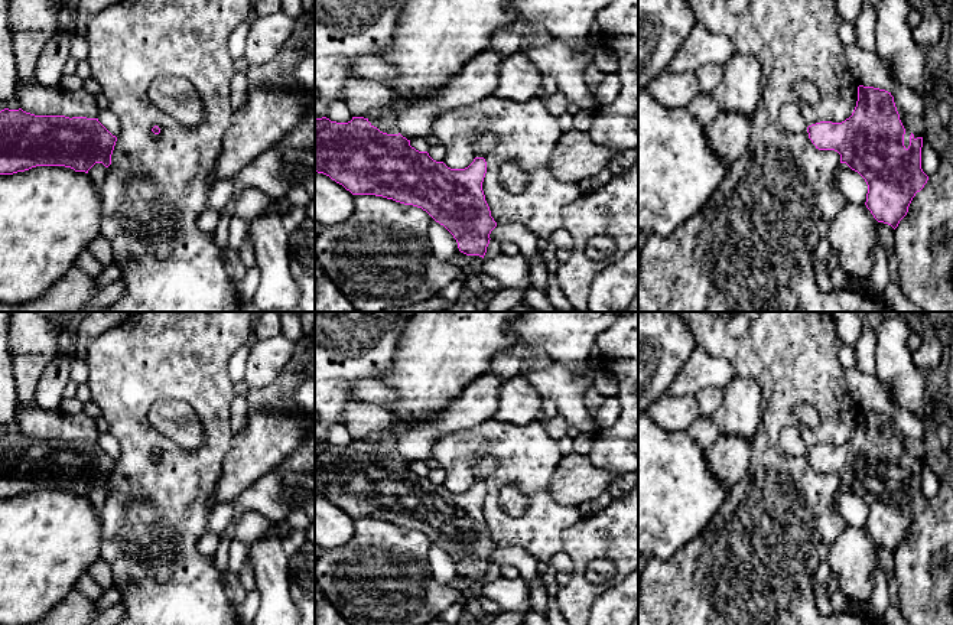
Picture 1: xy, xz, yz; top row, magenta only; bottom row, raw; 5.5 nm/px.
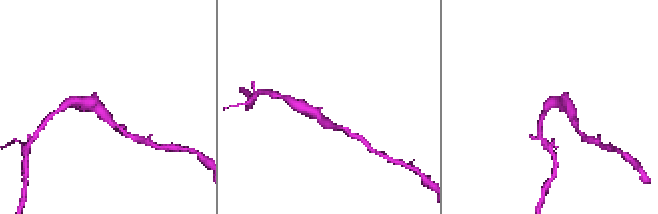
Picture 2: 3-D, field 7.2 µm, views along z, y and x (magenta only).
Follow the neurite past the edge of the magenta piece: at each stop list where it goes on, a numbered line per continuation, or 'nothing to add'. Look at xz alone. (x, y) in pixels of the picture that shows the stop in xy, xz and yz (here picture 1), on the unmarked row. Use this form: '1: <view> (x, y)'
1: xz (484, 466)

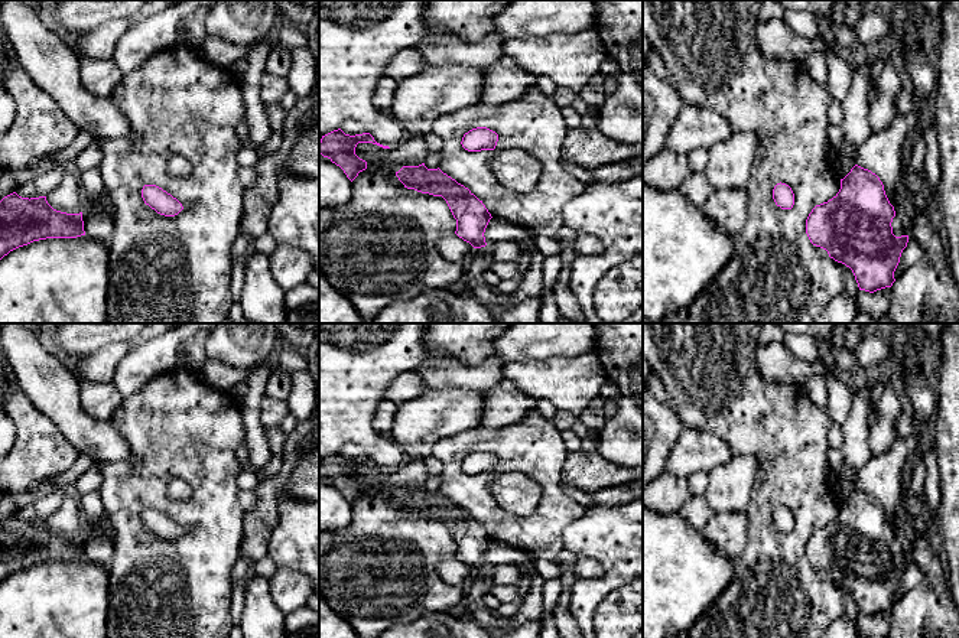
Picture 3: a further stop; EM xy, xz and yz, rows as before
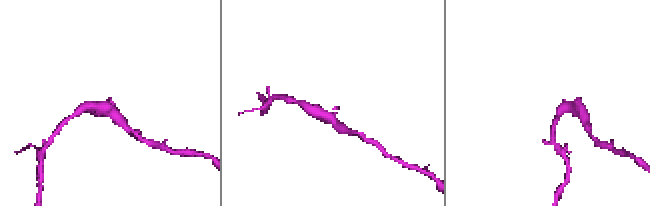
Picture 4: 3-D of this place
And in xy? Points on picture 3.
nothing to add

